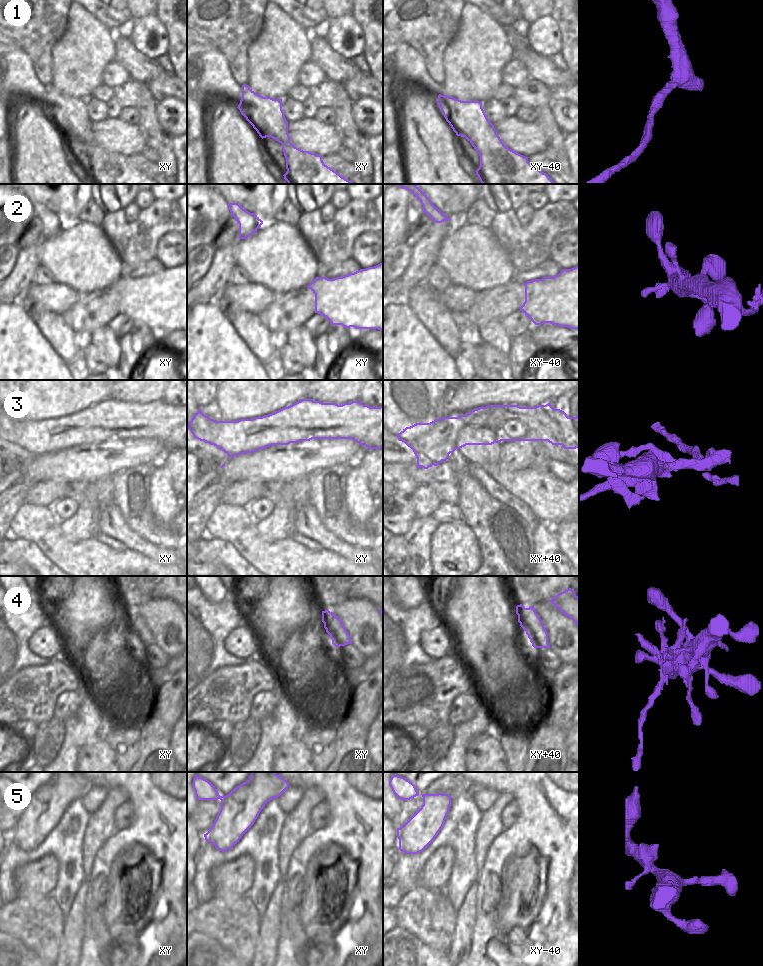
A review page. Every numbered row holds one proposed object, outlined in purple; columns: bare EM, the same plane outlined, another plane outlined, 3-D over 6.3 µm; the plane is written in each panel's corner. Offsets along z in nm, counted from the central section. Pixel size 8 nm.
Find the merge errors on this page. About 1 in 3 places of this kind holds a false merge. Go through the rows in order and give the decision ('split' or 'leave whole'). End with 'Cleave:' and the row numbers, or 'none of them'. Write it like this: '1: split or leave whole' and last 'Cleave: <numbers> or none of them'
1: leave whole
2: leave whole
3: split
4: split
5: leave whole
Cleave: 3, 4

